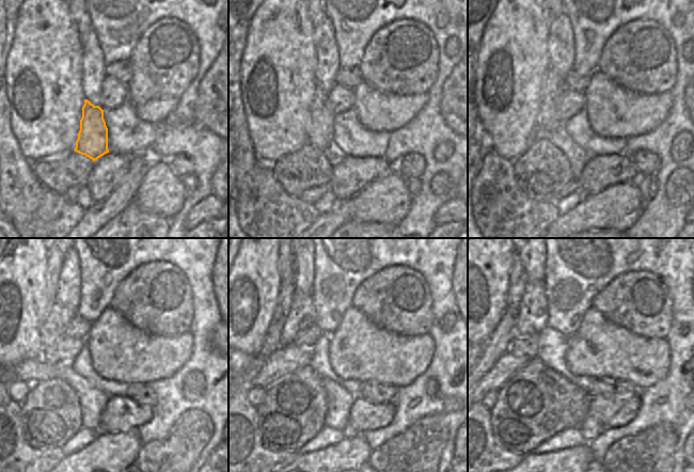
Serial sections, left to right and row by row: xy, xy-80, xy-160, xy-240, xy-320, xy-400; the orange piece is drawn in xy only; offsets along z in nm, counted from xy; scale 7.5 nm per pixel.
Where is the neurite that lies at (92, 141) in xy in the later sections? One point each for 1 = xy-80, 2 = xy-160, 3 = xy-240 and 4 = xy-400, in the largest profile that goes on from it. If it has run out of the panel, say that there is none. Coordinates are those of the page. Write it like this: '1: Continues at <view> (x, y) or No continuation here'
1: Continues at xy-80 (320, 132)
2: Continues at xy-160 (548, 122)
3: Continues at xy-240 (60, 316)
4: Continues at xy-400 (533, 317).

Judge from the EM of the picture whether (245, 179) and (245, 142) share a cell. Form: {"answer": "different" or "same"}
{"answer": "same"}

